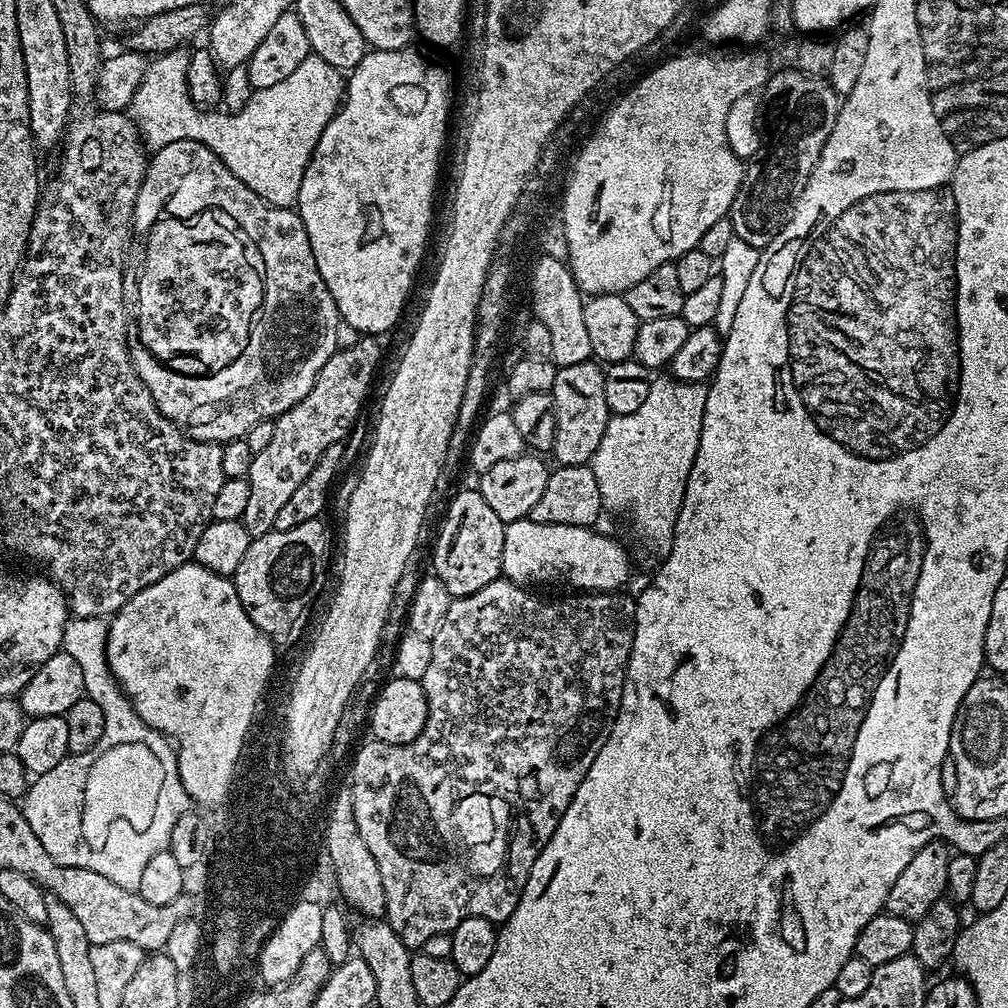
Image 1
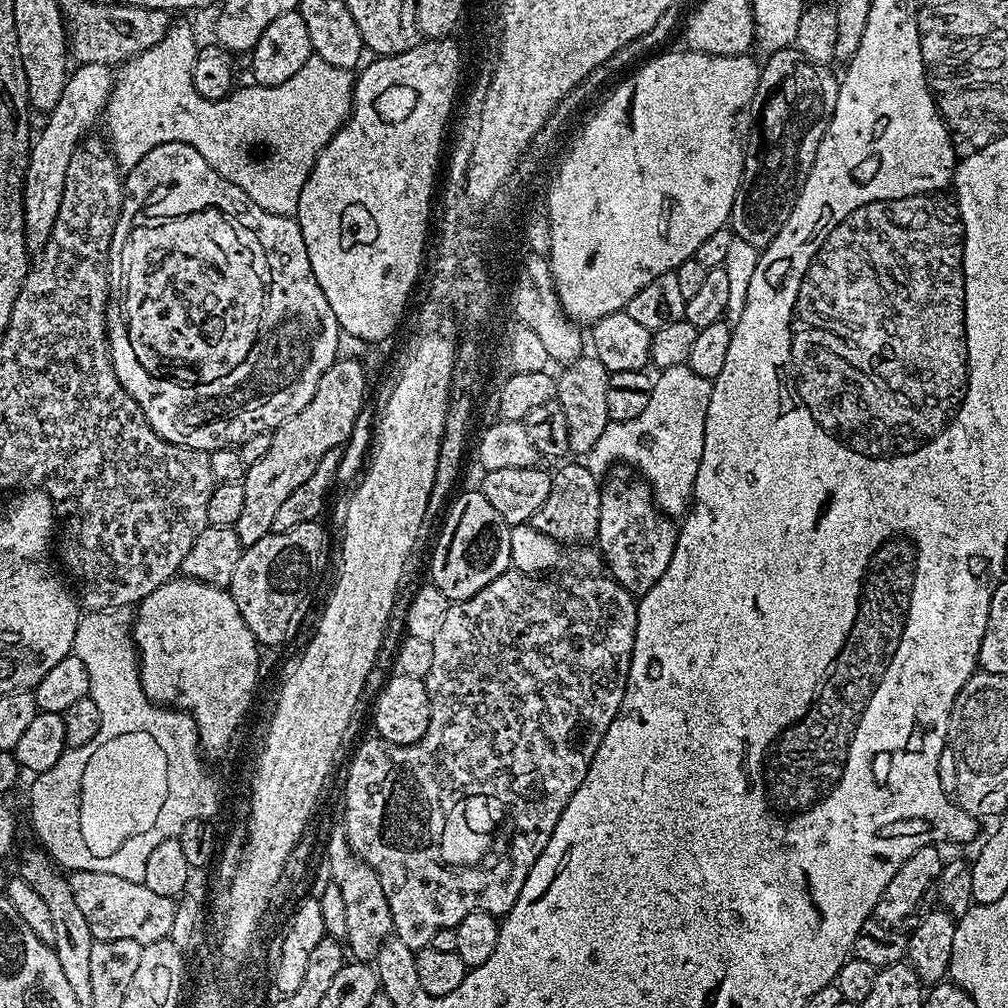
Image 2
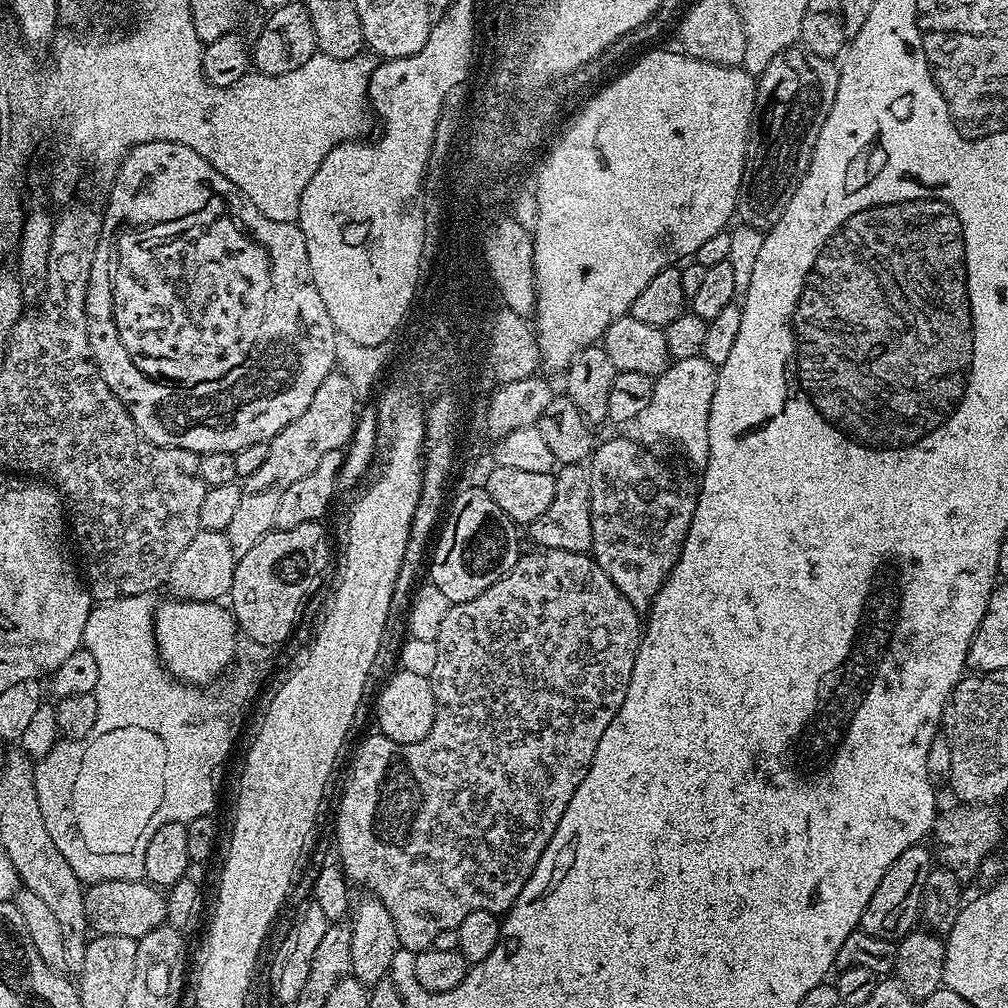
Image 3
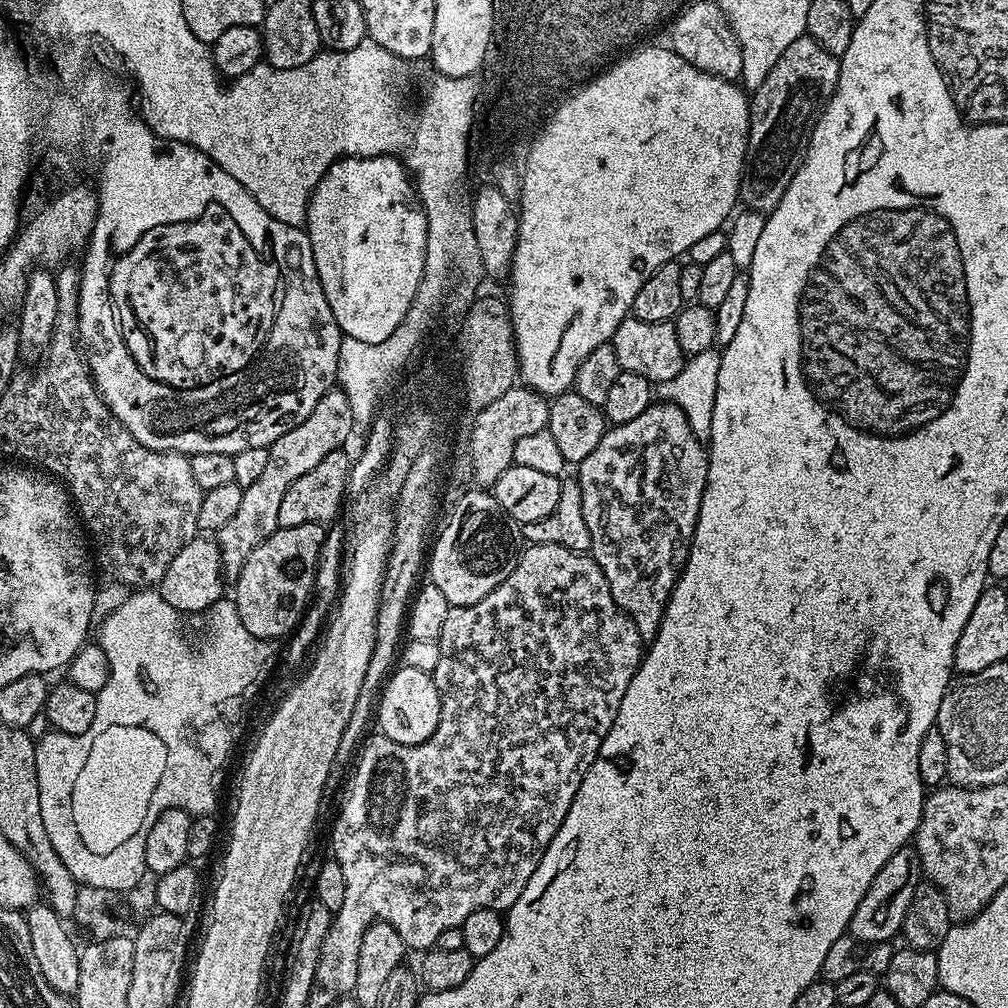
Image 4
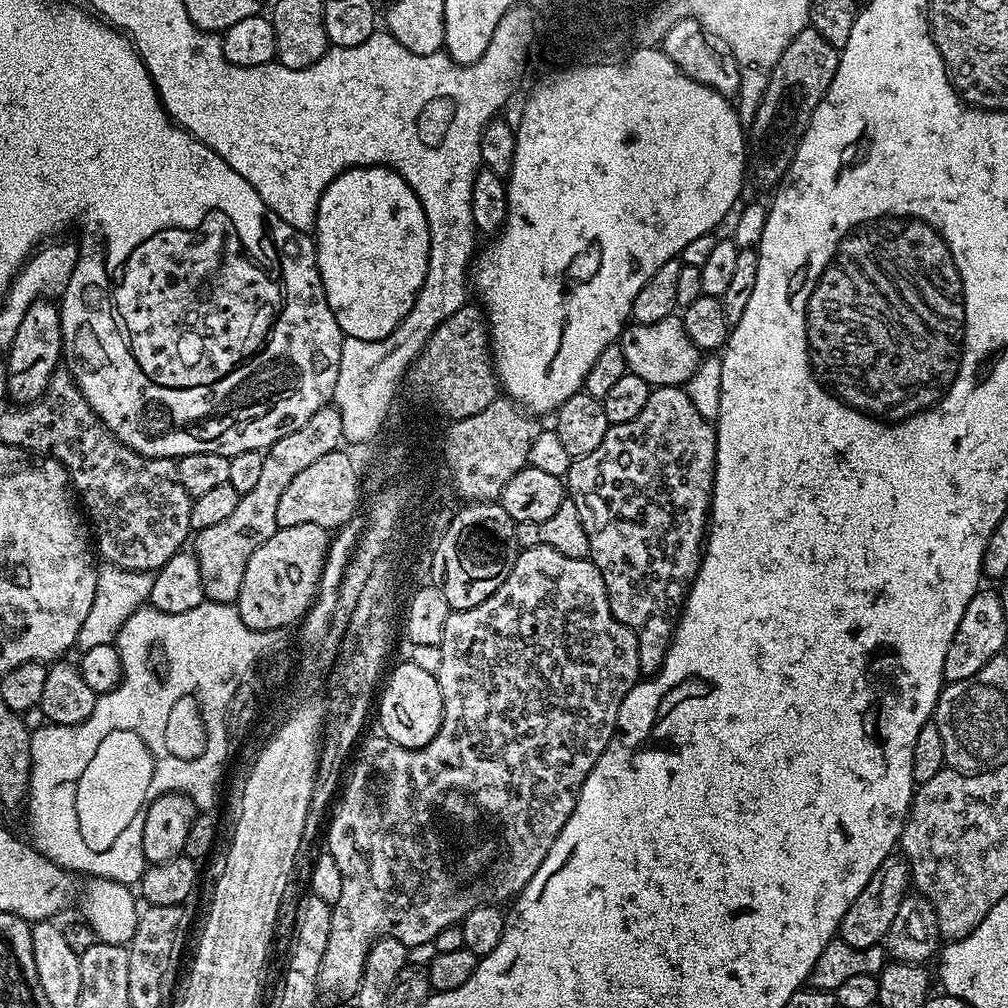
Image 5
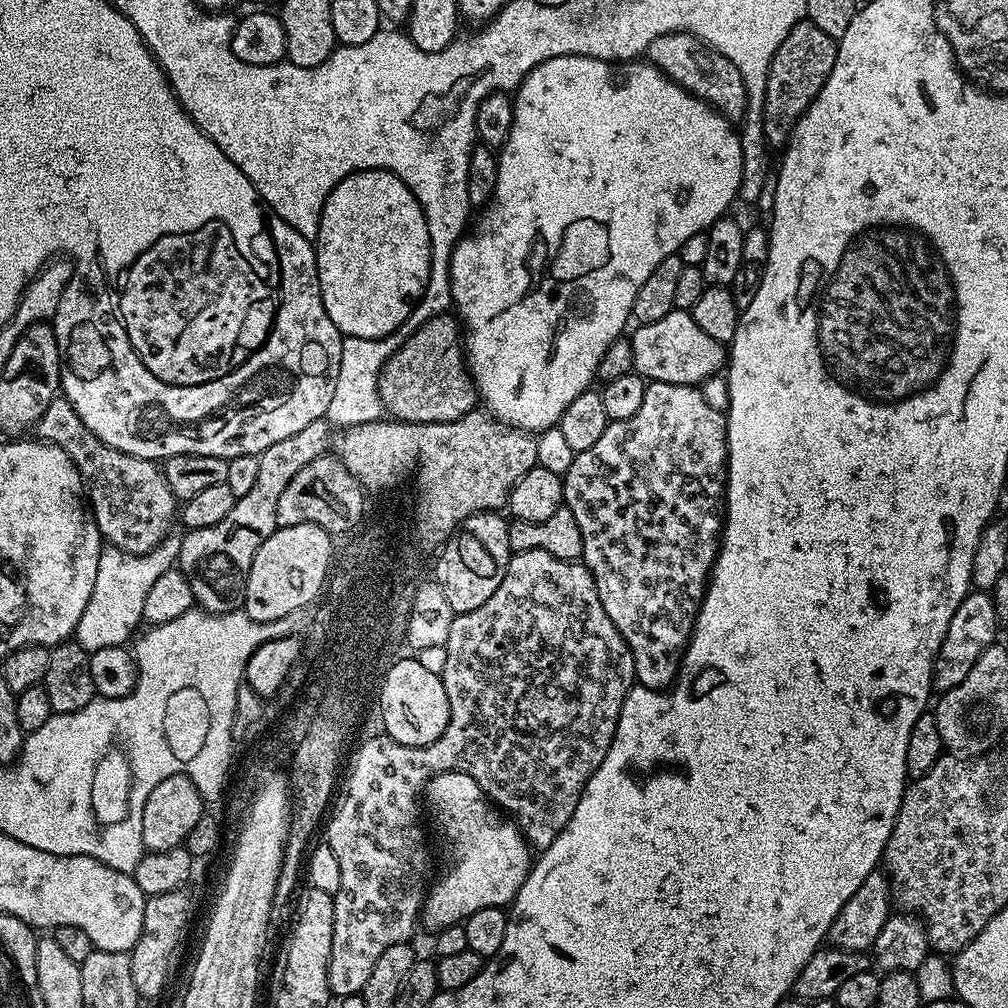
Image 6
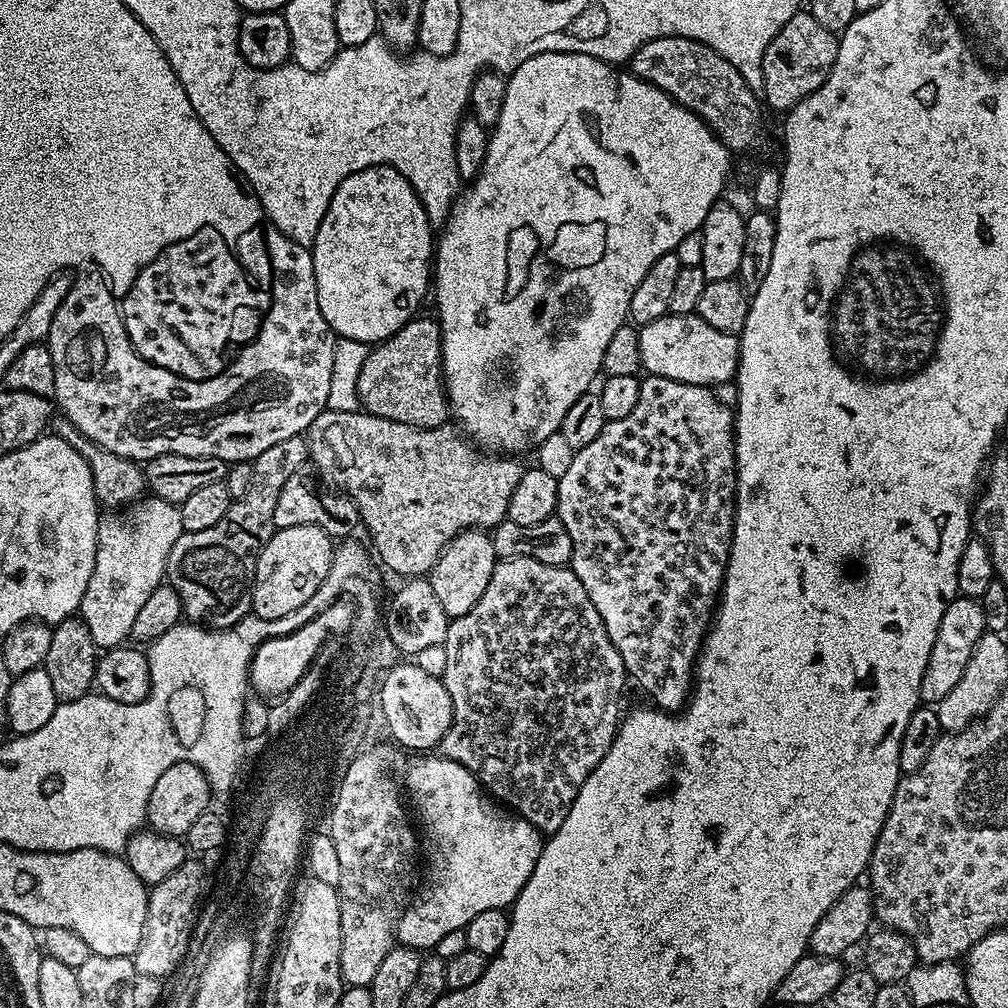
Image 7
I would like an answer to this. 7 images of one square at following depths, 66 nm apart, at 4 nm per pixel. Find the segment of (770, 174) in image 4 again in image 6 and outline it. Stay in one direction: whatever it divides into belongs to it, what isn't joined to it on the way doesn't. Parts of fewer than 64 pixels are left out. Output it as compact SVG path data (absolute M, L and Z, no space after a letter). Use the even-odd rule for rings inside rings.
M807 18L796 24L786 38L782 38L782 46L778 46L770 62L764 99L764 139L773 149L780 150L787 145L798 118L802 118L810 102L814 102L822 90L826 78L830 78L830 70L834 70L836 61L836 46L833 36Z

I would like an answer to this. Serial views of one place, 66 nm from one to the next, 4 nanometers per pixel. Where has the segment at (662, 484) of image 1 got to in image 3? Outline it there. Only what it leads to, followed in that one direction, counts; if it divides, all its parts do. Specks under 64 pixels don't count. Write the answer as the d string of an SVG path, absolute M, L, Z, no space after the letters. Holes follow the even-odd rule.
M702 354L694 358L684 358L669 363L666 371L655 377L652 385L650 403L642 410L642 414L632 419L626 426L629 439L635 440L644 448L674 444L678 446L688 458L689 462L702 470L709 460L709 418L710 406L713 405L714 392L717 390L717 374L719 367L712 364Z

